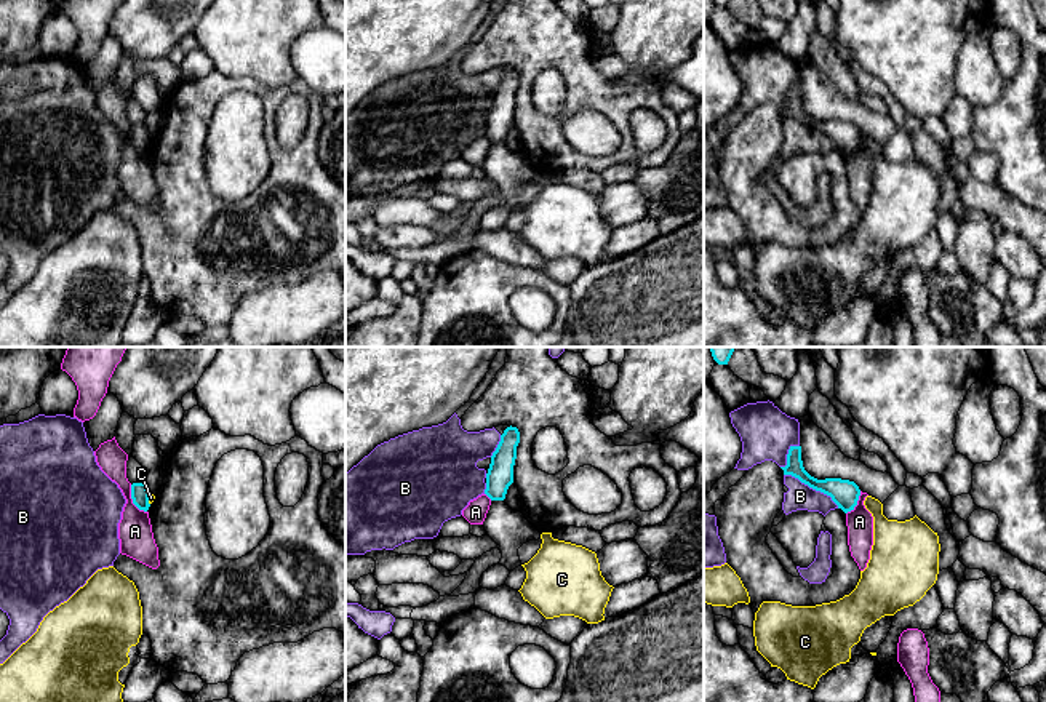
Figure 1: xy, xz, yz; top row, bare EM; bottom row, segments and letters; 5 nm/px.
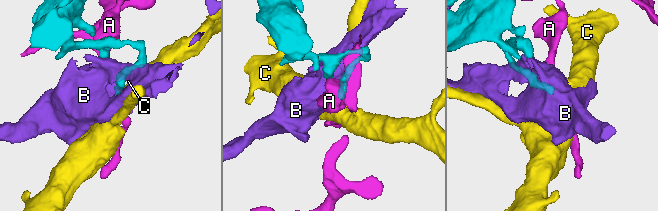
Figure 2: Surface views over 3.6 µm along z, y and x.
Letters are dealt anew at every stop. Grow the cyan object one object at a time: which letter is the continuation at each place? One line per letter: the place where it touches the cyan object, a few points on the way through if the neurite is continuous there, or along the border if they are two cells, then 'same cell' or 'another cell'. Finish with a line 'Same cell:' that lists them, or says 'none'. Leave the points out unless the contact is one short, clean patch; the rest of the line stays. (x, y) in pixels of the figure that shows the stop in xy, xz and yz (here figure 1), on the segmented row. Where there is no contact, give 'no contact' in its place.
A: xy (133, 501) | along xy (130, 485), (131, 501), (146, 512) | another cell
B: yz (813, 488) | another cell
C: xy (147, 499) | along xy (151, 494), (149, 504) | another cell
Same cell: none

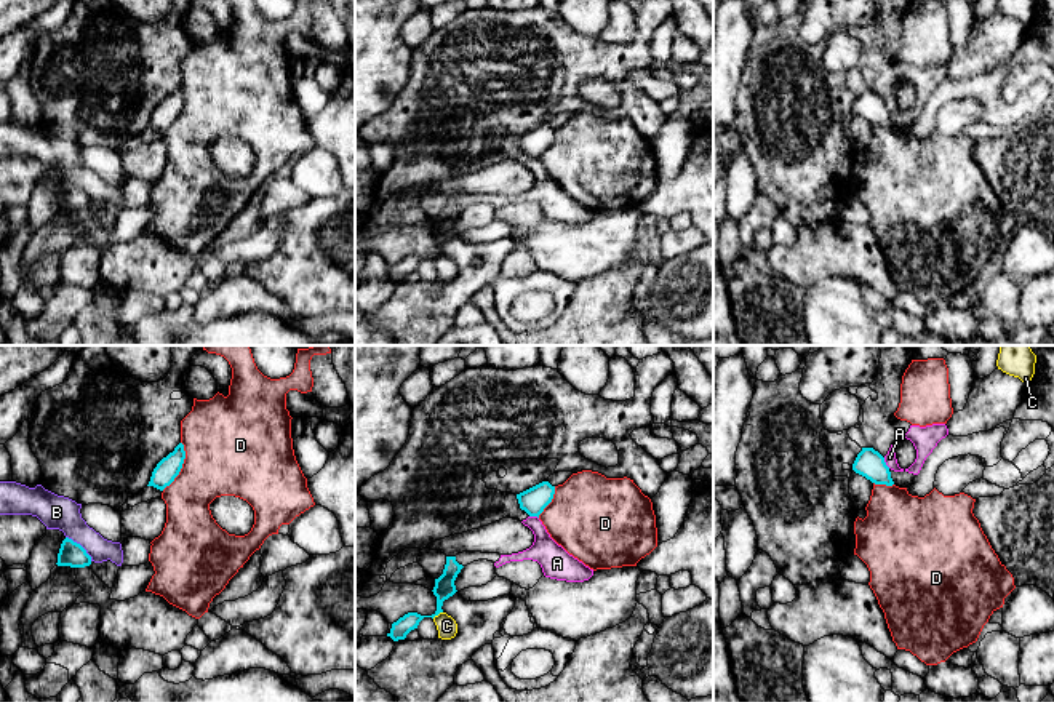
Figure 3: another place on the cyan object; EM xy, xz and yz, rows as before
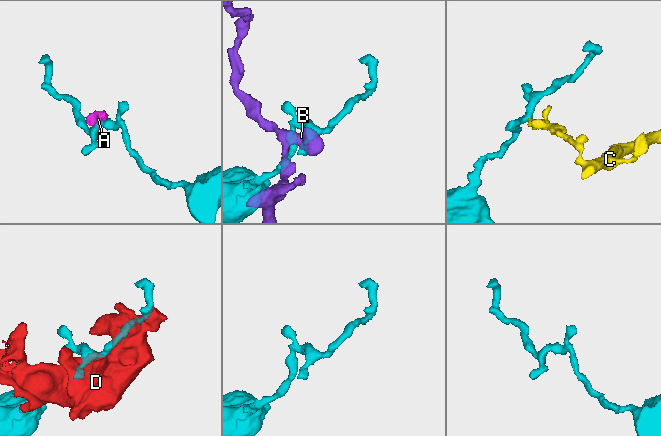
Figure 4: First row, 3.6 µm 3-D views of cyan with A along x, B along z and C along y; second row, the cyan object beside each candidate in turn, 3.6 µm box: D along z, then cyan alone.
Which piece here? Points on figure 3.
A: yz (885, 462) | along yz (883, 458), (890, 467) | another cell
B: xy (80, 546) | along xy (66, 536), (75, 541), (91, 560) | another cell
C: xz (437, 614) | along xz (442, 611), (432, 618) | another cell
D: xy (181, 467) | another cell
Same cell: none

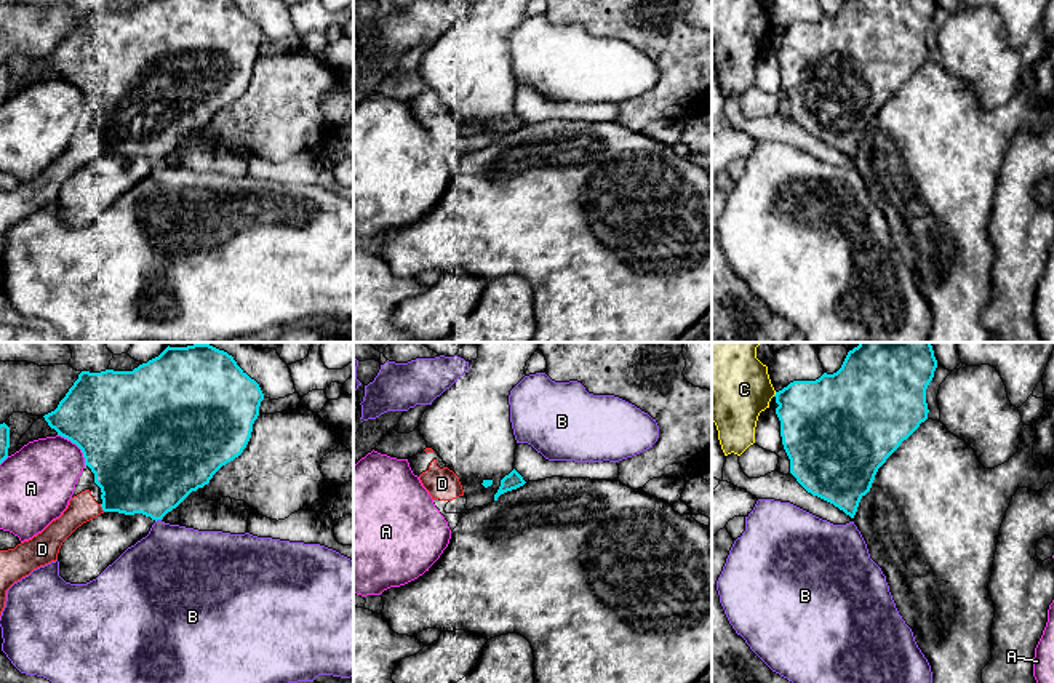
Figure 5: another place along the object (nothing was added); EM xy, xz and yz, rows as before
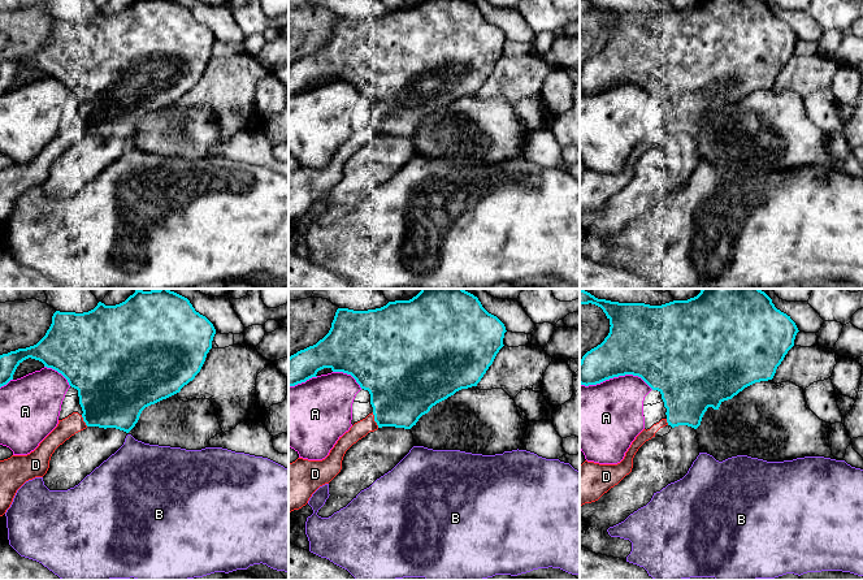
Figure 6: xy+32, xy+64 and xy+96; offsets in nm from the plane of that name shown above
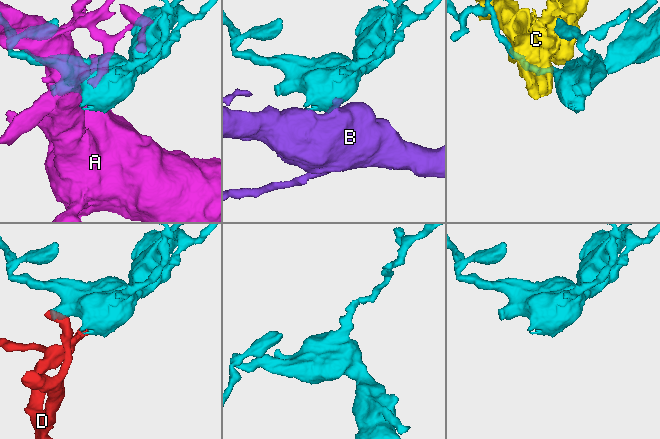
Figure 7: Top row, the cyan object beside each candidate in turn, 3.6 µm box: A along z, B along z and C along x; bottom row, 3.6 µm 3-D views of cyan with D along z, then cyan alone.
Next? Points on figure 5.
A: xy (77, 445) | another cell
B: xy (157, 519) | along xy (160, 519), (155, 522) | another cell
C: yz (776, 394) | another cell
D: xy (101, 506) | same cell
Same cell: D

